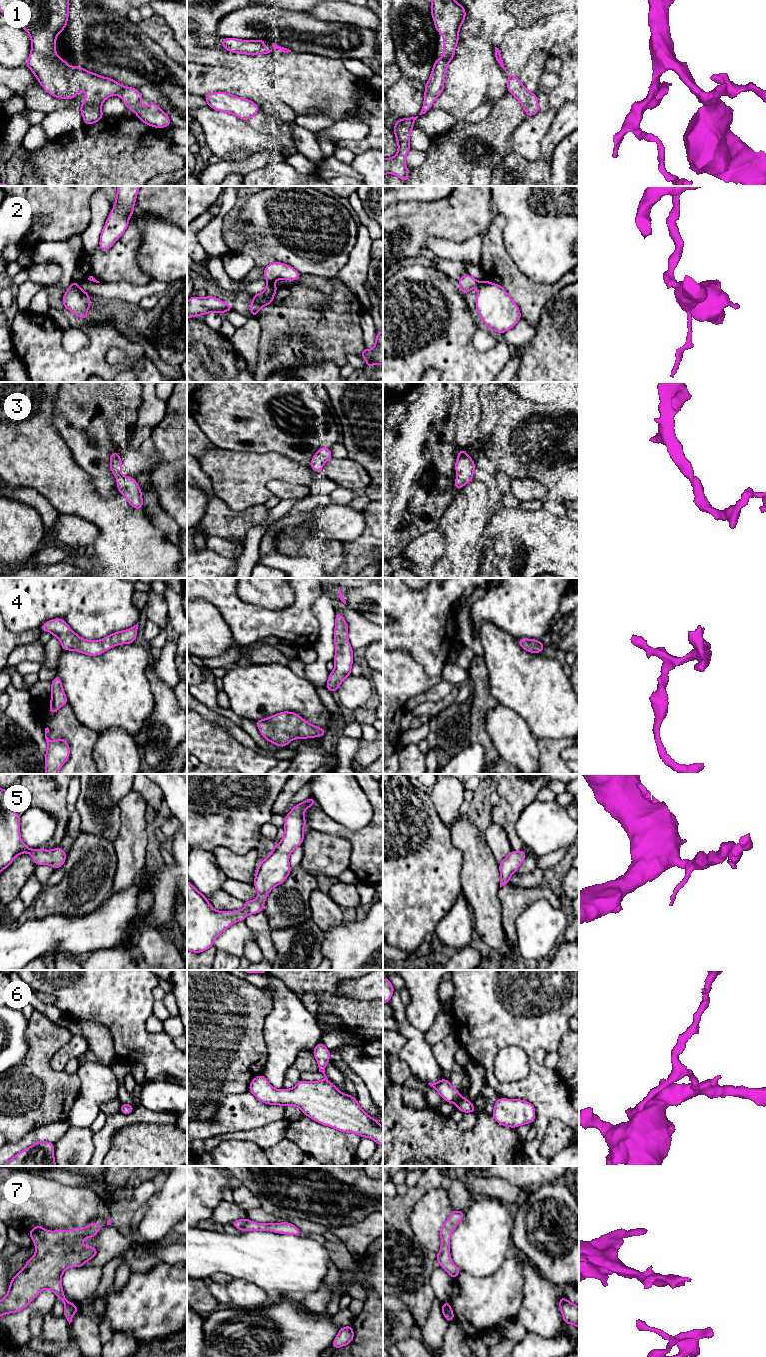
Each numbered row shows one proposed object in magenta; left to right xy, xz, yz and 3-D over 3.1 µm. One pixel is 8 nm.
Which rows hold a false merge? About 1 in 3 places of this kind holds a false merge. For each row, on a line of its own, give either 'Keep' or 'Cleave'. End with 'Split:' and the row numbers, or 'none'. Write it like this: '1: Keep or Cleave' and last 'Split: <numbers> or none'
1: Keep
2: Cleave
3: Keep
4: Keep
5: Keep
6: Keep
7: Keep
Split: 2

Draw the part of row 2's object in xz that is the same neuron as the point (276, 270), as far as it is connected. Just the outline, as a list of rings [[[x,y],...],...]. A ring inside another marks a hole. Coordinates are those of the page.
[[[273,261],[264,268],[264,276],[267,282],[275,282],[278,279],[295,281],[300,278],[301,274],[287,264]]]

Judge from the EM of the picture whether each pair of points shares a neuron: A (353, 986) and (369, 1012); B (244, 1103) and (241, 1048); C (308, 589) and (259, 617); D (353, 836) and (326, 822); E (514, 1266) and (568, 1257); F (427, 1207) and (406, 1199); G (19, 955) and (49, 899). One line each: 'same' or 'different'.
A: different
B: different
C: same
D: same
E: different
F: different
G: different

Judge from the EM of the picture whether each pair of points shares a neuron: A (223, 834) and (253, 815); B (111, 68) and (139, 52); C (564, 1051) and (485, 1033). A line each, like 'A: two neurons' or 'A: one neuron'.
A: one neuron
B: one neuron
C: two neurons

